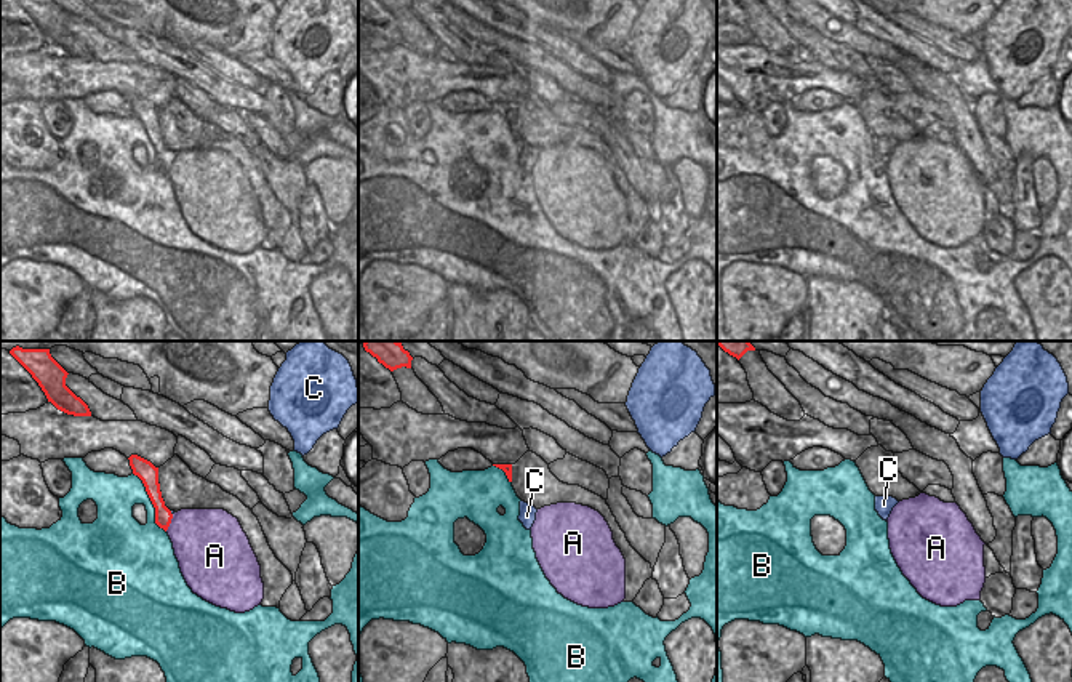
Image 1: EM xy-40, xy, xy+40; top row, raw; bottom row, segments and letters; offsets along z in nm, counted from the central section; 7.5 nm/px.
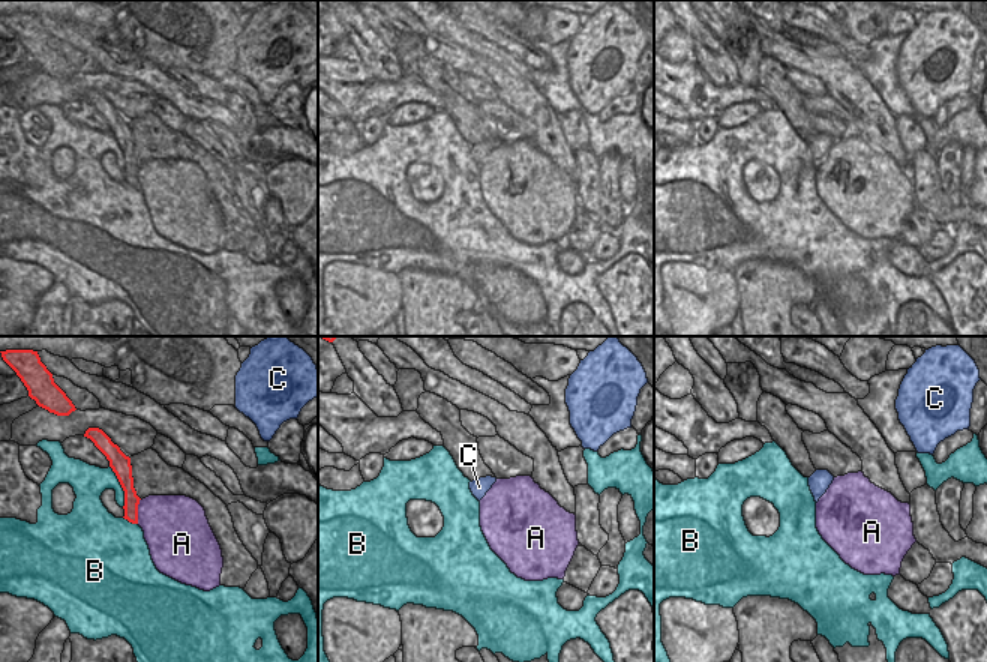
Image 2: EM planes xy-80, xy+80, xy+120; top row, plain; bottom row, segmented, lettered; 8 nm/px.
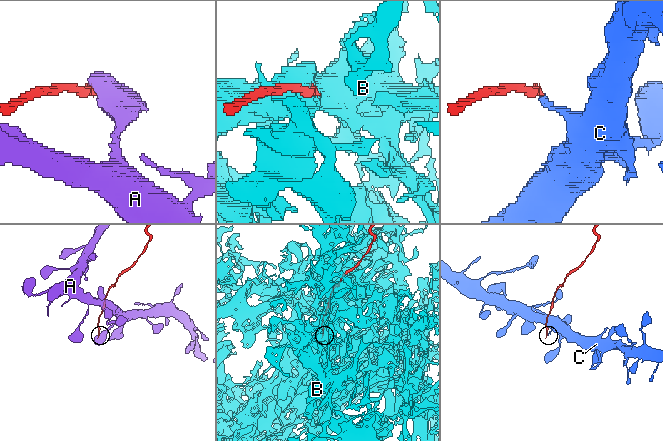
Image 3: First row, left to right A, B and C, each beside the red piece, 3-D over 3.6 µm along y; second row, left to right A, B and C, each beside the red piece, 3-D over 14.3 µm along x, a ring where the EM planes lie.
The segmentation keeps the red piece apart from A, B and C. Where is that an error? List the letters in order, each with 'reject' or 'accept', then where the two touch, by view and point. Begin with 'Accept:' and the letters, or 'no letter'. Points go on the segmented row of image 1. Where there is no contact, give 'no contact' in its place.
Accept: no letter
A: reject | xy-40 (170, 522)
B: reject | xy-40 (152, 503)
C: reject | xy-40 (170, 513)

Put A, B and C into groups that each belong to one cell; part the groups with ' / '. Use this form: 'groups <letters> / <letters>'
groups A / B / C

